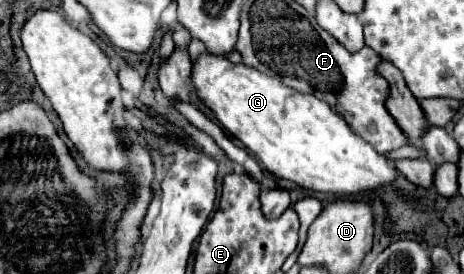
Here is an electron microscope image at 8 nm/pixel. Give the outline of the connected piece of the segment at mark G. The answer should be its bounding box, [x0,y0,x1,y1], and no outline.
[191,51,395,197]

